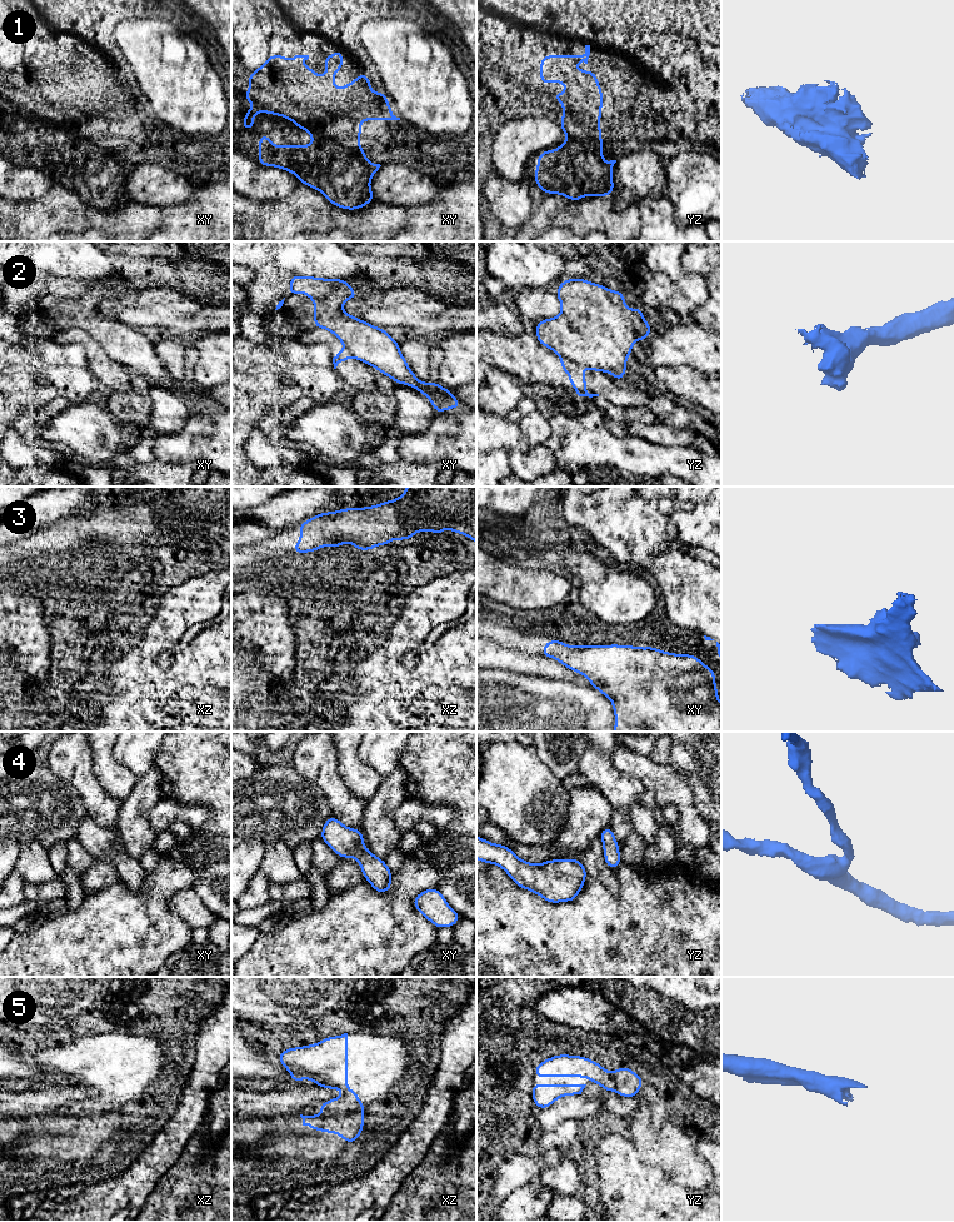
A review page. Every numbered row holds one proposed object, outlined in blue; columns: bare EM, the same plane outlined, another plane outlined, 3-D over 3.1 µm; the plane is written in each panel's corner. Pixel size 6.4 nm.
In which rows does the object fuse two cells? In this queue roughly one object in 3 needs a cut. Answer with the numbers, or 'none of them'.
2, 5

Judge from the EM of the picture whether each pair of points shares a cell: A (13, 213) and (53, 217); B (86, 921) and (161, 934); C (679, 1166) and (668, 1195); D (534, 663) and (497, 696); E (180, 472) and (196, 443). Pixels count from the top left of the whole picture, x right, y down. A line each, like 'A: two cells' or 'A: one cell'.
A: one cell
B: one cell
C: one cell
D: two cells
E: two cells

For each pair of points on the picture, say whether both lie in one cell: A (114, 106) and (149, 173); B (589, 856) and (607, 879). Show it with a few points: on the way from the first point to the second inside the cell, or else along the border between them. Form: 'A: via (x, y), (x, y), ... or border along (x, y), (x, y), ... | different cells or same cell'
A: border along (136, 165), (125, 181), (125, 190), (129, 194) | different cells
B: via (594, 862), (603, 873) | same cell

